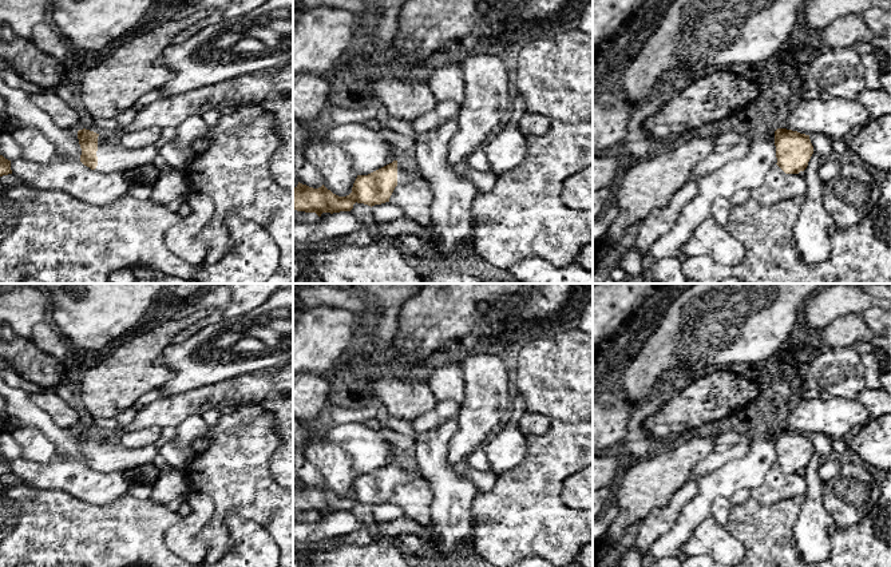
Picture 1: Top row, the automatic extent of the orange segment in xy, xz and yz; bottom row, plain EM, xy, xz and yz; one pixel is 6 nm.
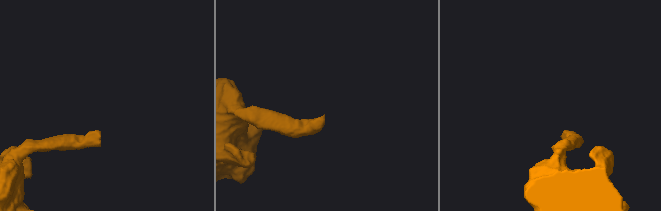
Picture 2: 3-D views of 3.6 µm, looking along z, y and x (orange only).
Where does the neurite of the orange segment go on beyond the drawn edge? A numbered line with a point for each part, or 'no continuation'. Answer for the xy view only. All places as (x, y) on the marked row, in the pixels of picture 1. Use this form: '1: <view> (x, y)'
1: xy (113, 157)

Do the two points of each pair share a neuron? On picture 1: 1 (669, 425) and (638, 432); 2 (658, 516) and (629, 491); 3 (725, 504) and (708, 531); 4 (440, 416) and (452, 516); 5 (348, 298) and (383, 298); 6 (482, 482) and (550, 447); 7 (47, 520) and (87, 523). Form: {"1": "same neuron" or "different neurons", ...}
{"1": "different neurons", "2": "different neurons", "3": "different neurons", "4": "different neurons", "5": "different neurons", "6": "different neurons", "7": "same neuron"}

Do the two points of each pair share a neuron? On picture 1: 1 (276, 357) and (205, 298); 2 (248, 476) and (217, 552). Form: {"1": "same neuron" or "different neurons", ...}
{"1": "different neurons", "2": "same neuron"}

